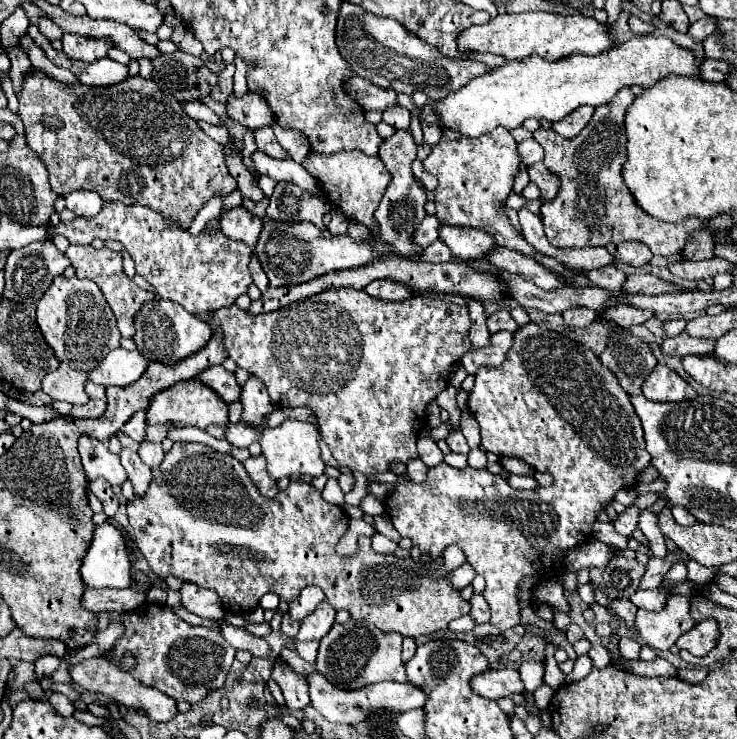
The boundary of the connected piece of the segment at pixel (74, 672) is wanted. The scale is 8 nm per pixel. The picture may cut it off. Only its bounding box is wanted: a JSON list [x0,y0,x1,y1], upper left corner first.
[69,658,177,722]

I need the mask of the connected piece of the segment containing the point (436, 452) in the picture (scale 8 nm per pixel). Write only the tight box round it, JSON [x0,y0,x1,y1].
[417,438,443,468]

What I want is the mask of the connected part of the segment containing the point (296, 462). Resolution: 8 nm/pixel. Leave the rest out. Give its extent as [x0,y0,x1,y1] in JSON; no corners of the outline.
[259,420,325,480]

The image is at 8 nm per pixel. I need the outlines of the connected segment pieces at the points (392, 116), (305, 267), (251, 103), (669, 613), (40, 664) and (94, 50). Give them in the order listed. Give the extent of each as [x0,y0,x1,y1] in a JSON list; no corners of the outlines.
[[383,106,411,130],[255,218,379,286],[227,92,275,130],[635,596,693,650],[35,656,61,680],[63,34,115,62]]

